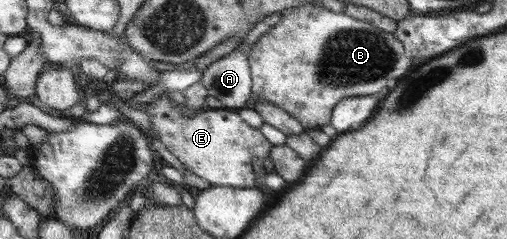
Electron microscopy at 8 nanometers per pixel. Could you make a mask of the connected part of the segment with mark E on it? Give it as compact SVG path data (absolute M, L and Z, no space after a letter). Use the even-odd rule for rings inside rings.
M165 90L161 94L161 98L145 103L141 109L149 114L151 127L155 130L156 136L159 136L161 143L185 165L185 170L204 178L210 182L211 186L231 186L233 188L253 188L256 186L255 172L251 162L253 162L253 158L267 158L272 145L259 129L245 123L241 115L237 114L237 110L204 107L193 113L185 112L178 103L169 98L169 90Z

